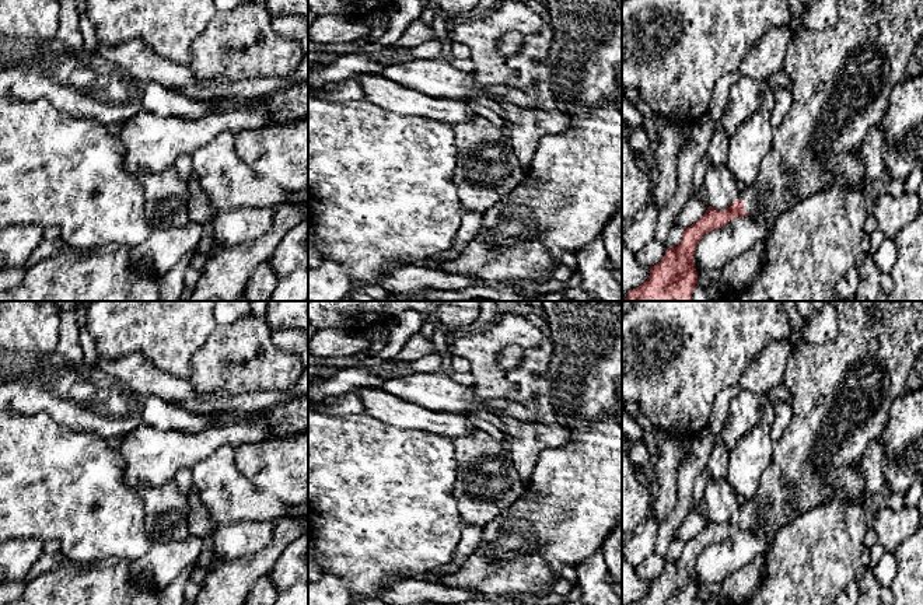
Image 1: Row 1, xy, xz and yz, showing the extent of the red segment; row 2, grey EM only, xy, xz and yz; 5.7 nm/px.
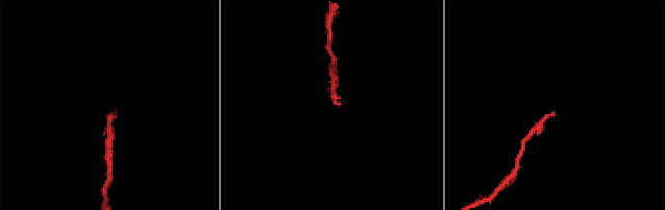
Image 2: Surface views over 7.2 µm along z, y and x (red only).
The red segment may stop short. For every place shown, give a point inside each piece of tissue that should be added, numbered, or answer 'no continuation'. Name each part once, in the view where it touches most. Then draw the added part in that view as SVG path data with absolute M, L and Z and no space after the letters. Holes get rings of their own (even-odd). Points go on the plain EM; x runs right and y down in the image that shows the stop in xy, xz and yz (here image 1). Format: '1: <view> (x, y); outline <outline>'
1: yz (842, 391); outline M794 301L804 322L826 305L836 310L839 331L833 340L821 345L800 343L786 363L783 384L790 389L791 423L775 444L773 461L756 494L740 506L747 527L763 532L773 545L776 534L796 517L825 503L831 486L824 479L829 471L859 466L867 445L880 438L894 401L908 391L906 381L923 350L923 301Z

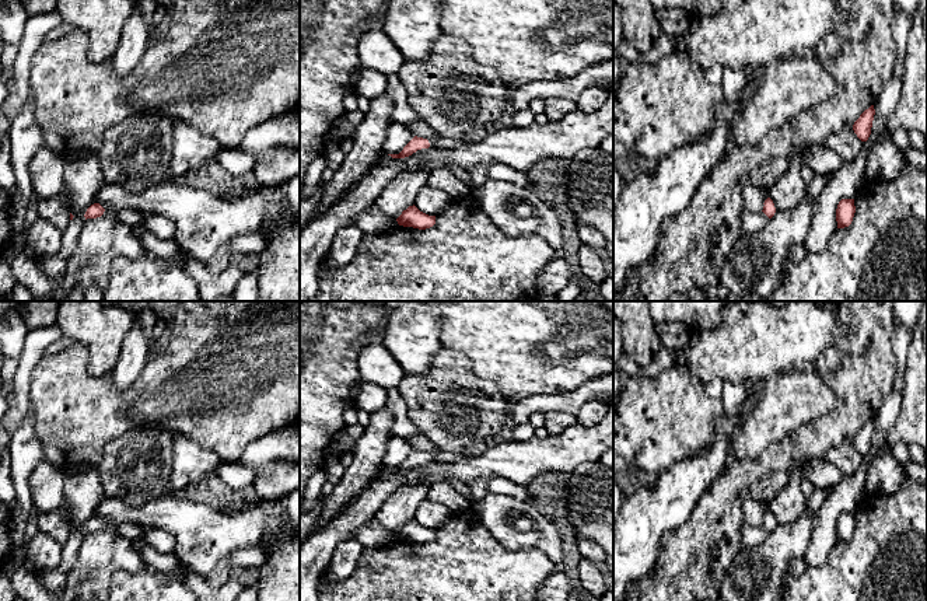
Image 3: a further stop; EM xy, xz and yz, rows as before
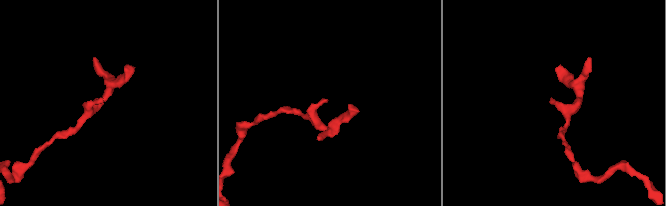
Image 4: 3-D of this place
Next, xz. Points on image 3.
1: xz (476, 448); outline M490 441L475 443L475 444L471 444L469 447L466 447L465 450L462 450L459 454L444 453L440 450L433 451L433 453L427 453L427 451L423 451L423 453L428 454L430 461L456 462L456 461L468 460L471 457L483 454L489 444L490 444Z

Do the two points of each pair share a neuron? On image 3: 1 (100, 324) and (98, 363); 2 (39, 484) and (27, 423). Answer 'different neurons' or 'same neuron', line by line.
1: same neuron
2: different neurons

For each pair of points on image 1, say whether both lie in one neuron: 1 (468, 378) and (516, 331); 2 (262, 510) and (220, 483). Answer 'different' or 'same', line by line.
1: different
2: same

